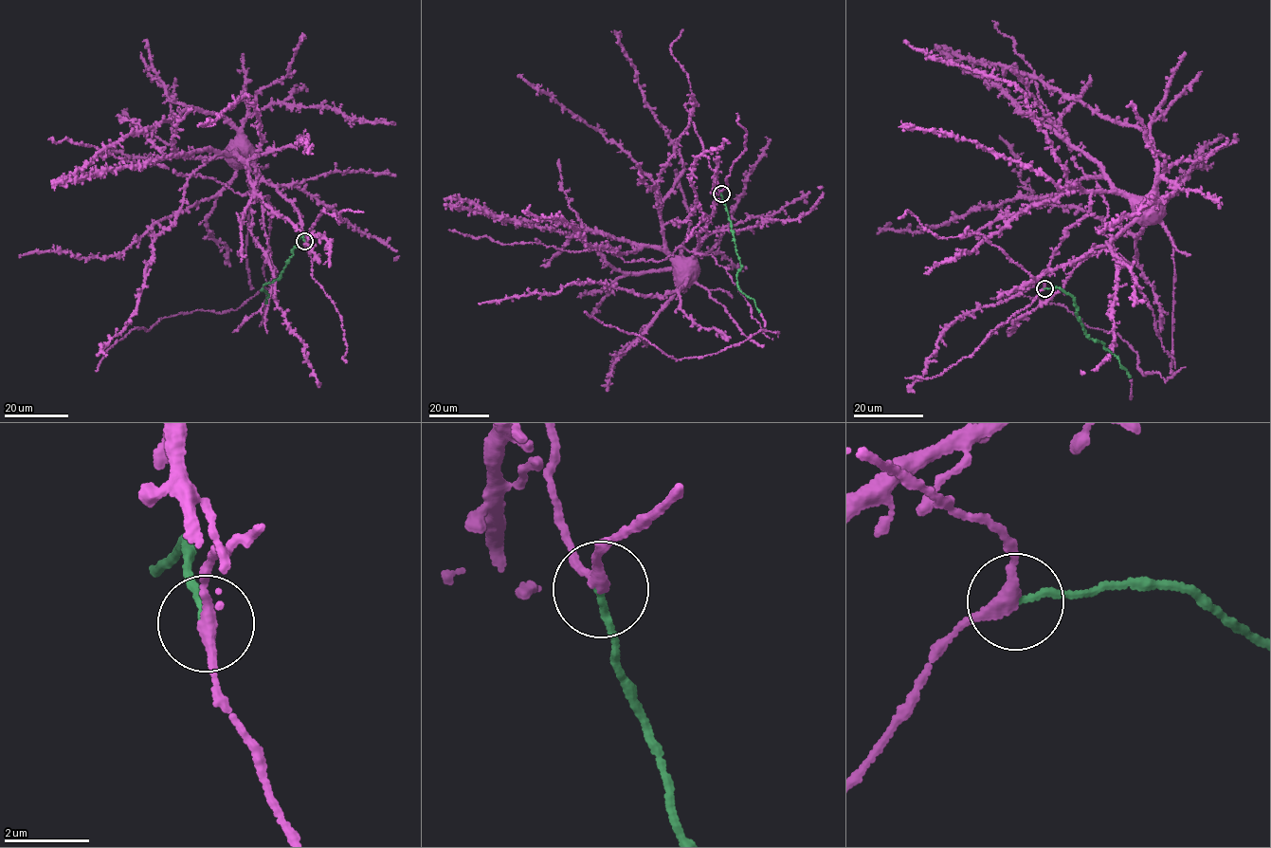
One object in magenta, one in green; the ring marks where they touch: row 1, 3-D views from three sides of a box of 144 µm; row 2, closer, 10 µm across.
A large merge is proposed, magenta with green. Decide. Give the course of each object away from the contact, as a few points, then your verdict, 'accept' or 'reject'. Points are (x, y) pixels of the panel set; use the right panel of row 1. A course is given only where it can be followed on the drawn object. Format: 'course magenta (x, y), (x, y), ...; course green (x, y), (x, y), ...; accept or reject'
course magenta (1045, 288), (1039, 279), (1045, 273), (1081, 258), (1096, 247), (1110, 244), (1134, 218), (1139, 208); course green (1045, 288), (1059, 287), (1072, 296), (1085, 335), (1104, 343), (1130, 377); accept

